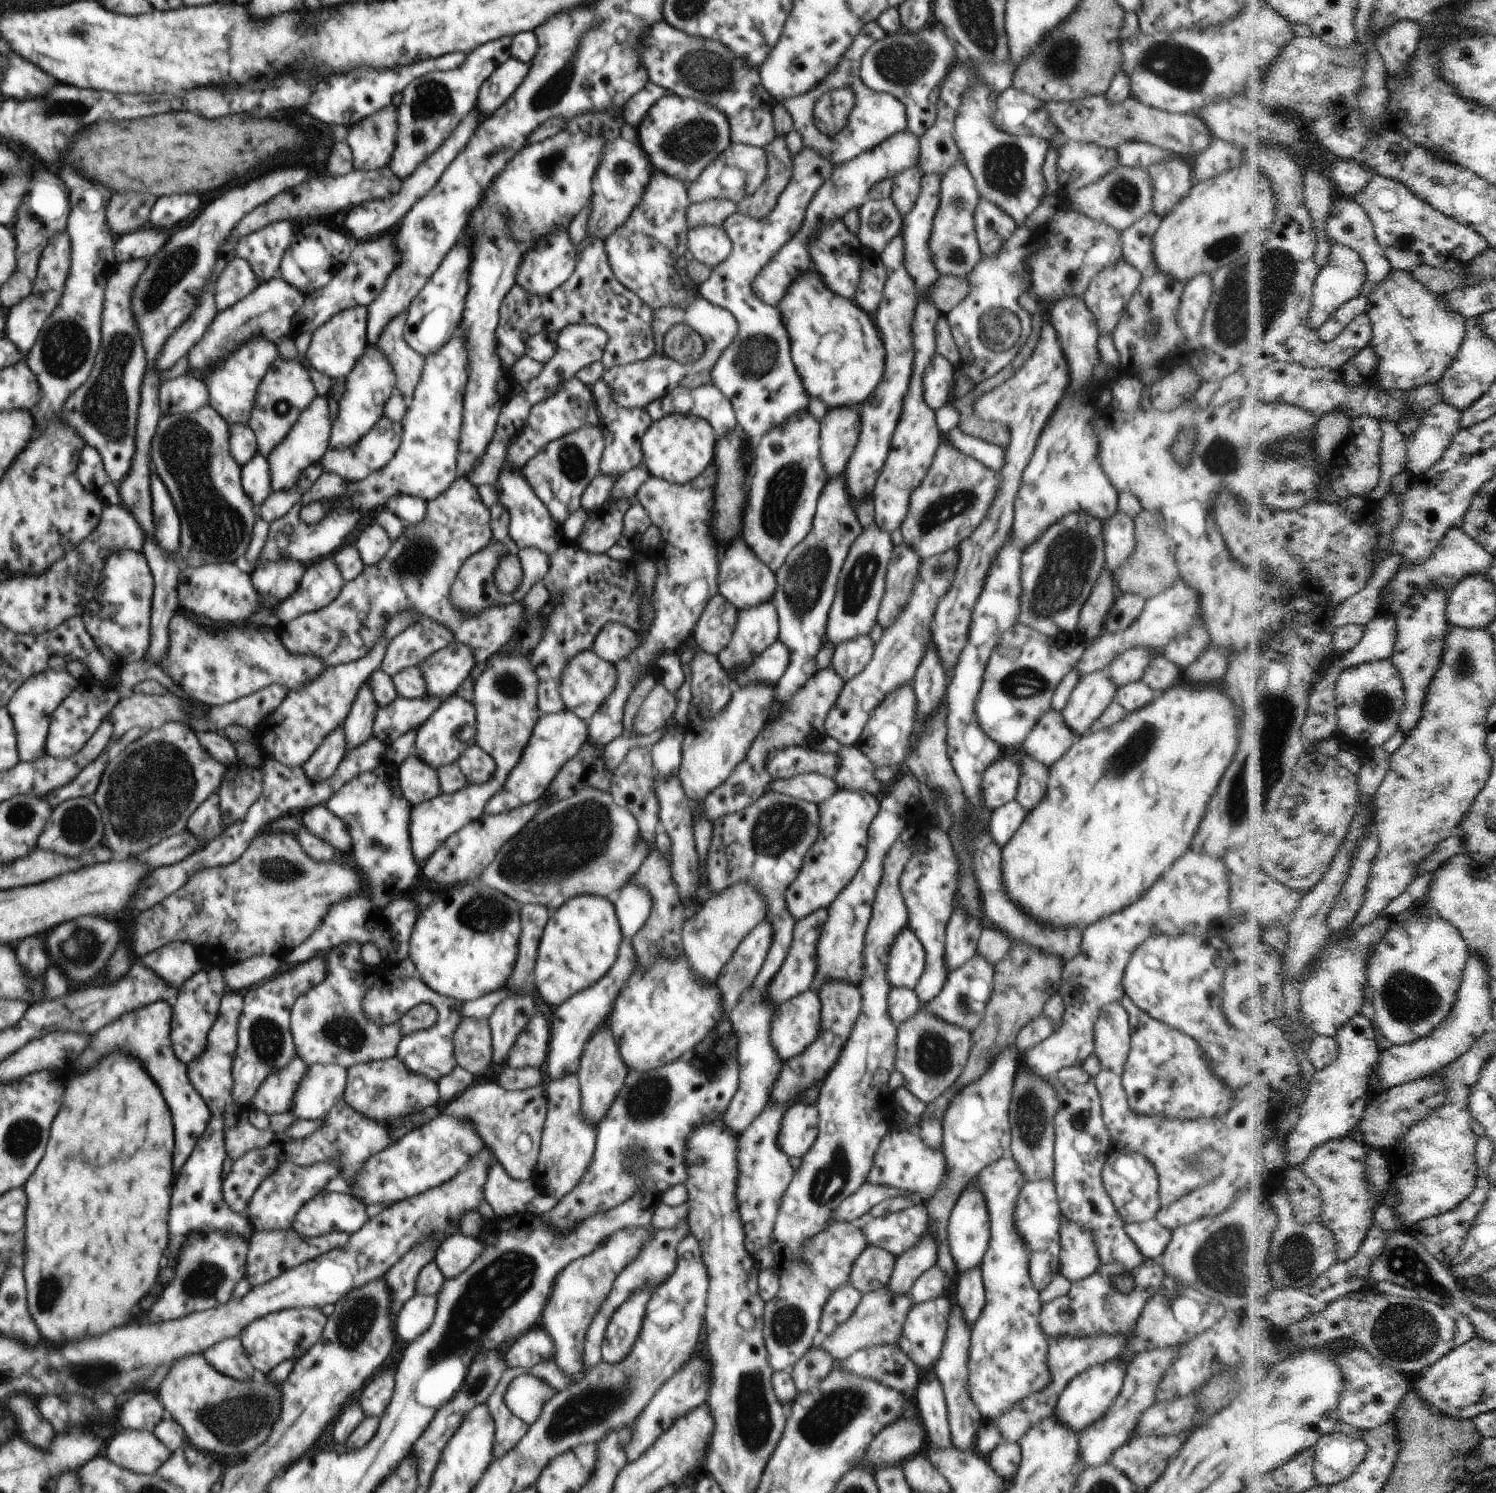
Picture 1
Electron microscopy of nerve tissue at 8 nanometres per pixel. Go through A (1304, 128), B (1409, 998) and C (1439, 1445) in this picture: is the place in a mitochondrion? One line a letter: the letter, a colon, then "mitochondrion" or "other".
A: other
B: mitochondrion
C: other

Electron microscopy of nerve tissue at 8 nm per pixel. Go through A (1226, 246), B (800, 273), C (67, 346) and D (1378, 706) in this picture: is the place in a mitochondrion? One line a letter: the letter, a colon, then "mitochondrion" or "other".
A: mitochondrion
B: other
C: mitochondrion
D: mitochondrion

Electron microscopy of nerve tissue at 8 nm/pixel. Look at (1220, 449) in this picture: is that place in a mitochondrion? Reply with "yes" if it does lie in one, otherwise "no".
yes

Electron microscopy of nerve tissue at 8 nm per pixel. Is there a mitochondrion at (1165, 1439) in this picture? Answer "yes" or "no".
no

